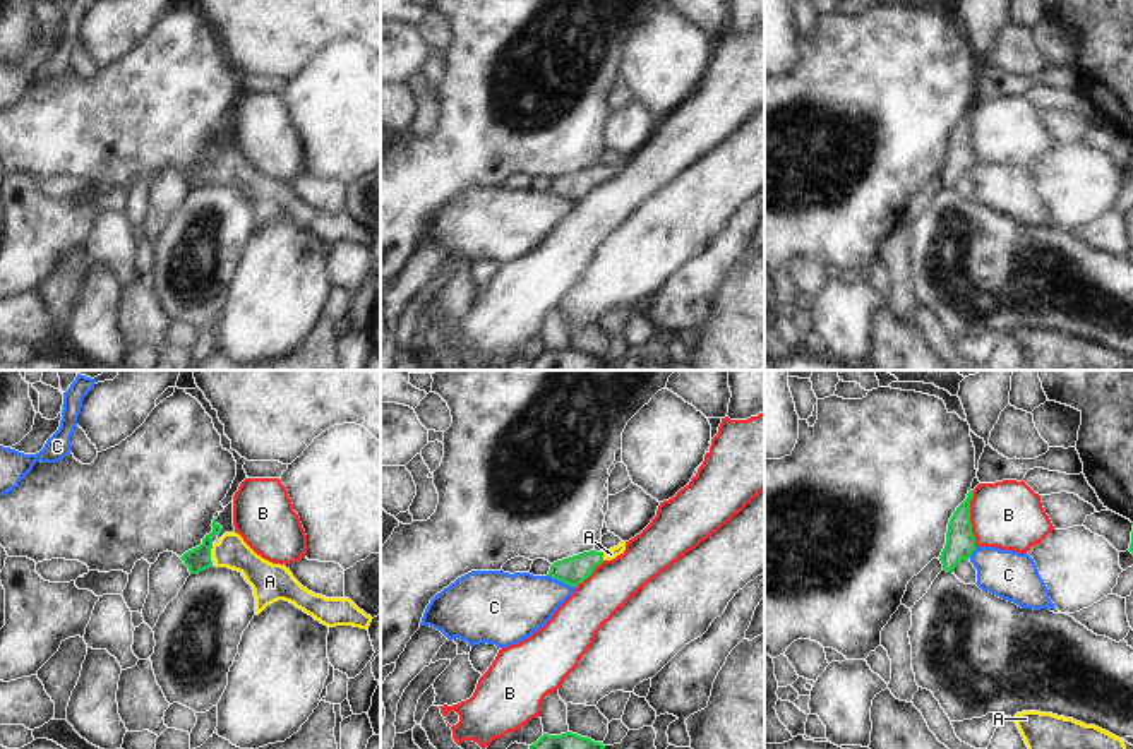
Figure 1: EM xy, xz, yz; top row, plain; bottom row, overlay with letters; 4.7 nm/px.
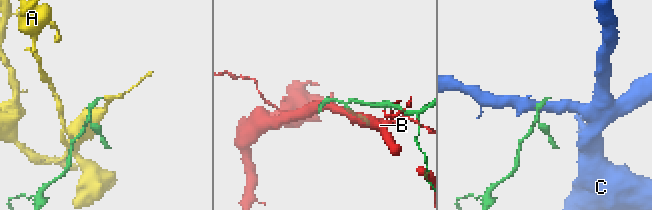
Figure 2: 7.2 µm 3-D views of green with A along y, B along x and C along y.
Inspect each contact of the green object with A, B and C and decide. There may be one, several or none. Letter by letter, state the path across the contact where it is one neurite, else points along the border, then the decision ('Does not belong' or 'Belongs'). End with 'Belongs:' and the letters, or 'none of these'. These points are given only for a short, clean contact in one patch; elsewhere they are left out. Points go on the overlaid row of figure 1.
A: Path across: xz (575, 569), (602, 556), (611, 554). Belongs
B: Does not belong
C: Does not belong
Belongs: A.

